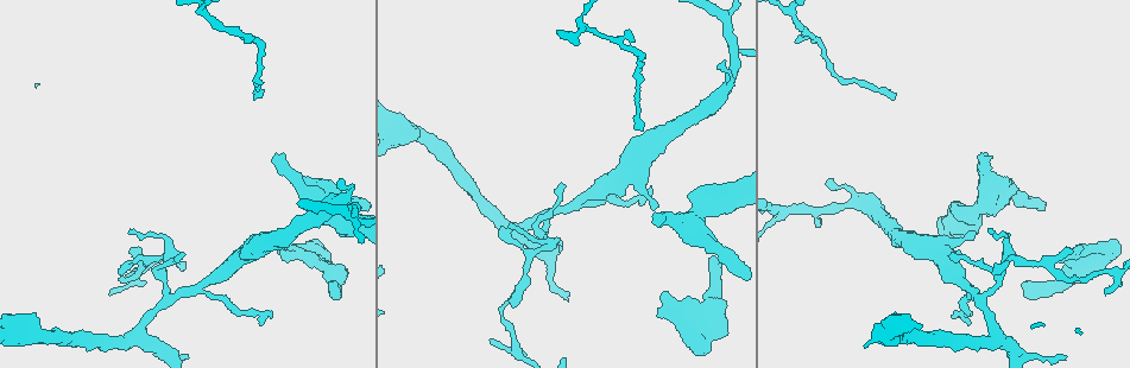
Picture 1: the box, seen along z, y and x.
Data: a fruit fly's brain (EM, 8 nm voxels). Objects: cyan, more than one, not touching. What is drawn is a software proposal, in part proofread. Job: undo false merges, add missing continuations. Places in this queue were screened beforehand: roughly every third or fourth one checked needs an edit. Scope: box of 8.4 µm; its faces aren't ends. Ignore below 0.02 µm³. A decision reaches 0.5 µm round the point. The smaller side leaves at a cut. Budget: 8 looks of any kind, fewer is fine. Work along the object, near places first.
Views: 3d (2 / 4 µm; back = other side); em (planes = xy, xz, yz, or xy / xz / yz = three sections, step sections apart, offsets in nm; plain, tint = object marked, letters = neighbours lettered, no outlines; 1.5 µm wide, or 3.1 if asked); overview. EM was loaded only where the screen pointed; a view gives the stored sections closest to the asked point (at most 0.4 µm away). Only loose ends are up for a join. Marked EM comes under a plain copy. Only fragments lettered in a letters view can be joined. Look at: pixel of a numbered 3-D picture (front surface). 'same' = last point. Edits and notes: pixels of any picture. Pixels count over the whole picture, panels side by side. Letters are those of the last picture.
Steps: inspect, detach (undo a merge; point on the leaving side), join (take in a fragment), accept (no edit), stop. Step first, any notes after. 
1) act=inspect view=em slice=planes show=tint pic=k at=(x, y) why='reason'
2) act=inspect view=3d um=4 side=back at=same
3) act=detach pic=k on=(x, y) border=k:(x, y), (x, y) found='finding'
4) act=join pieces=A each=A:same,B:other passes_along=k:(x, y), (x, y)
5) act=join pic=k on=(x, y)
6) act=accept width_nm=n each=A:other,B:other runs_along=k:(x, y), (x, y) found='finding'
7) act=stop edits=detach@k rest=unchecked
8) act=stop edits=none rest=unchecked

act=inspect view=em slice=yz step=4 show=letters pic=1 at=(1059, 262) why='branch stops here'

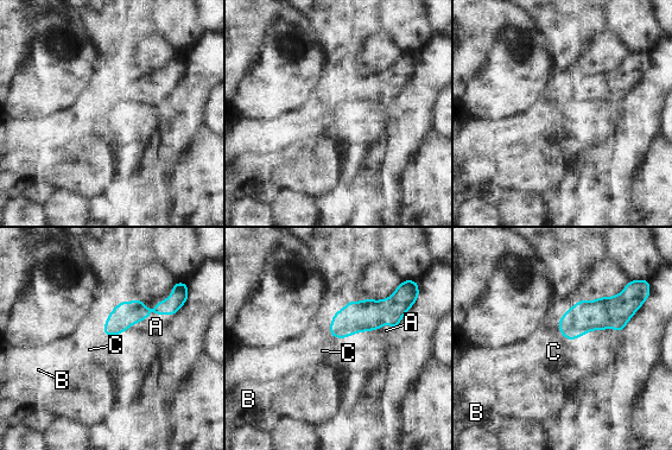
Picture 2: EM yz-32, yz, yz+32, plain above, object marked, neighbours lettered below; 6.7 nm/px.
act=join pic=2 on=(156, 327) width_nm=160 each=A:same,B:other,C:other passes_along=2:(126, 314), (150, 314), (156, 327) found='the cell continues'

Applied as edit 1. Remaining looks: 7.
act=inspect view=overview

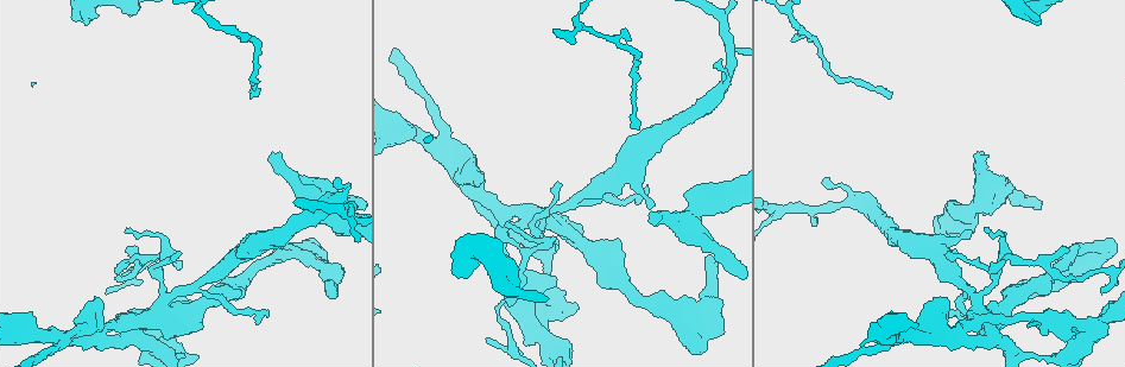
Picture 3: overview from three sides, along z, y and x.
act=inspect view=3d um=2 pic=3 at=(987, 233) why='thin end'

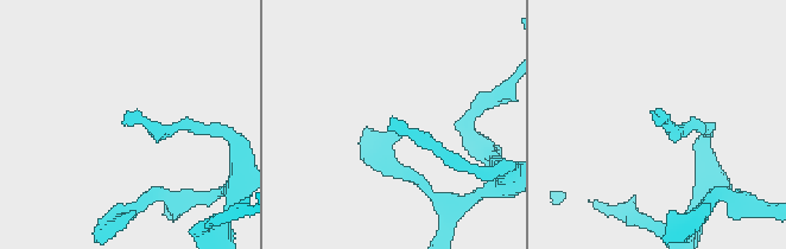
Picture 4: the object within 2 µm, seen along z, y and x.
act=inspect view=em slice=planes show=letters pic=4 at=(664, 124) why='now the EM'

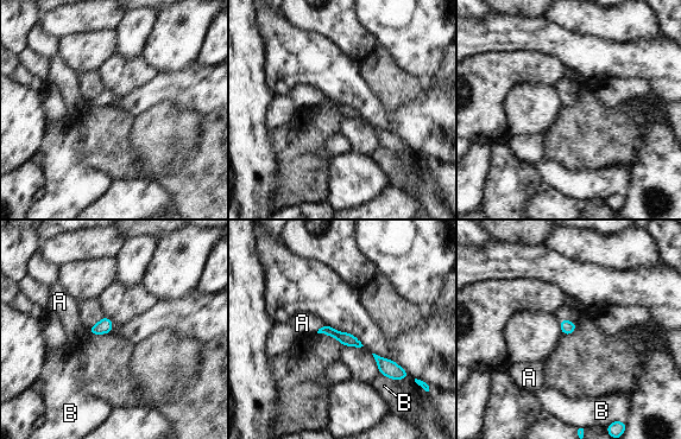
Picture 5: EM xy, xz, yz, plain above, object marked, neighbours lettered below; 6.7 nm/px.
act=accept each=A:other,B:other found='none of them fits'

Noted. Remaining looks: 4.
act=inspect view=em slice=planes show=letters pic=3 at=(272, 153)

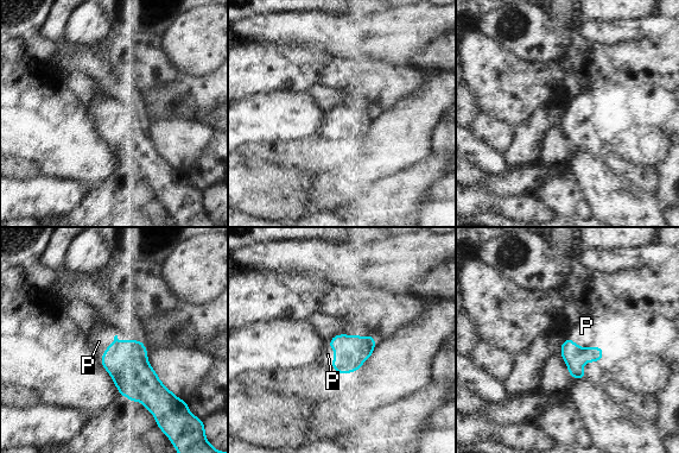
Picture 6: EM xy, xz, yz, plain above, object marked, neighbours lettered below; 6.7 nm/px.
act=join pic=6 on=(99, 341) longest_contact=P:220nm each=P:same passes_along=6:(127, 364), (113, 340), (99, 341) found='the cell continues'

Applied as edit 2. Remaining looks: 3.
act=stop edits=join@2,join@6 rest=unchecked

